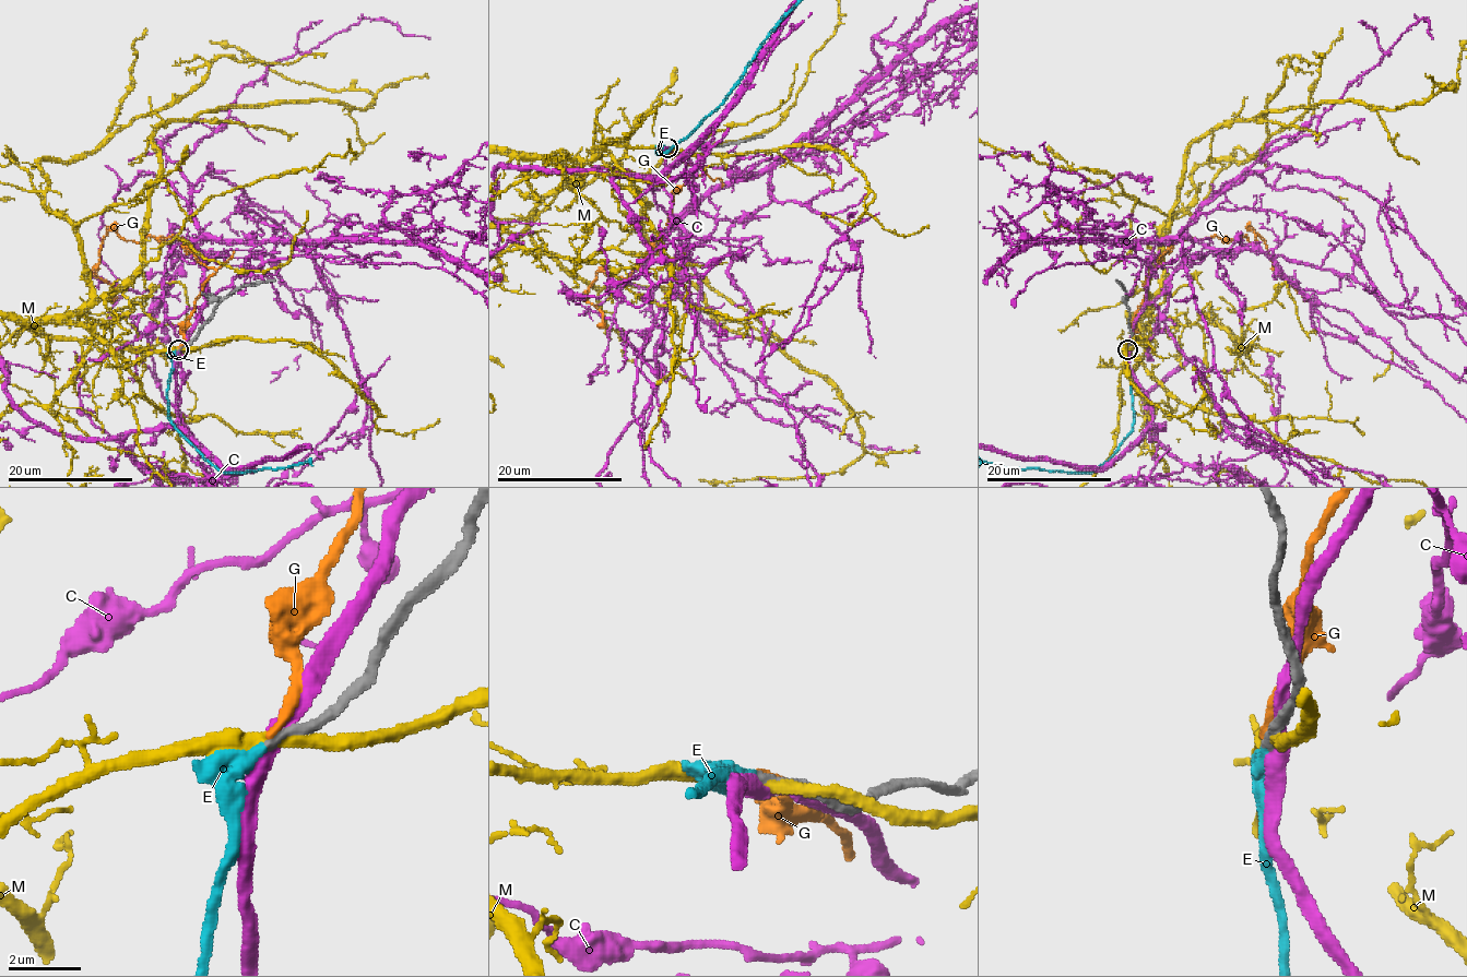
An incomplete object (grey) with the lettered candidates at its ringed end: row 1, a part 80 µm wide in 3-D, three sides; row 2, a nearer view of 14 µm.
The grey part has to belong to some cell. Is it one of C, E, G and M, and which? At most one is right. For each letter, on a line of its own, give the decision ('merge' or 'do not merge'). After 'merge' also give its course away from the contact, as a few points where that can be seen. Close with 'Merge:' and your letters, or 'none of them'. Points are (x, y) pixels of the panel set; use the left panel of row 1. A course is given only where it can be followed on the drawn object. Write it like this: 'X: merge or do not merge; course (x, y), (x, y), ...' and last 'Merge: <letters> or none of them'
C: do not merge
E: merge
G: do not merge
M: do not merge
Merge: E

